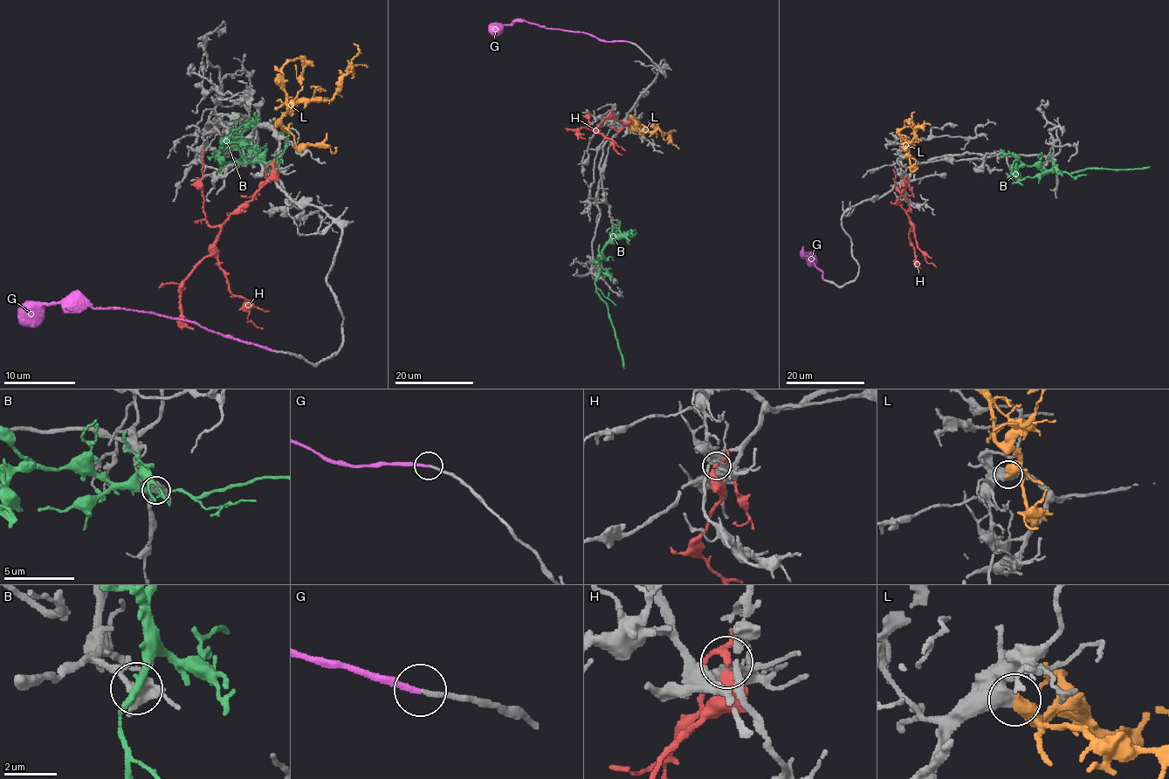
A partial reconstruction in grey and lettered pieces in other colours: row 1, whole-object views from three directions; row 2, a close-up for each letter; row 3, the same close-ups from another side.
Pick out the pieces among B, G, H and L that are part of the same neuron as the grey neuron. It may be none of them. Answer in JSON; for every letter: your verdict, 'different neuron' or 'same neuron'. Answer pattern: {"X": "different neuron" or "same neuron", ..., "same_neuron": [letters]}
{"B": "different neuron", "G": "same neuron", "H": "different neuron", "L": "same neuron", "same_neuron": ["G", "L"]}

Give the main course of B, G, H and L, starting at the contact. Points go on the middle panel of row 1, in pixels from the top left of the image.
B: (597, 278), (596, 291), (608, 307), (624, 368)
G: (628, 42), (605, 42), (582, 31), (540, 27), (520, 19), (504, 24), (497, 32), (490, 32)
H: (627, 121), (606, 118), (596, 127), (622, 154)
L: (628, 124), (642, 128), (657, 127), (668, 134), (668, 140), (679, 149)

